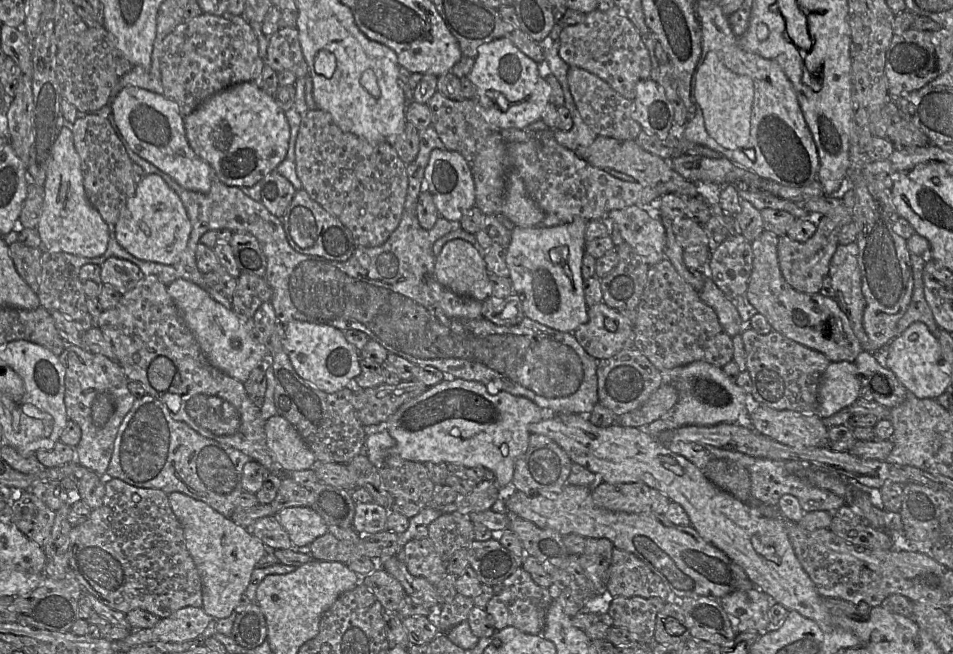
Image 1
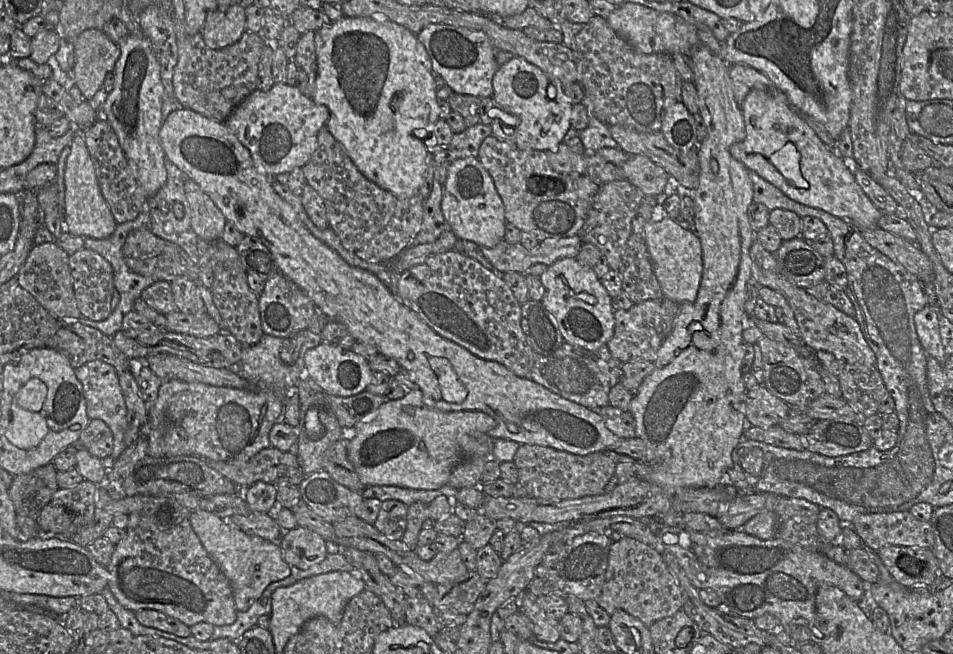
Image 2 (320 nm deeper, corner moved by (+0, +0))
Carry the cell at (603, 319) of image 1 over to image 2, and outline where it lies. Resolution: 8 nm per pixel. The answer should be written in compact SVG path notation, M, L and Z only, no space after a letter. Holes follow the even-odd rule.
M648 300L634 303L627 310L615 310L615 329L612 338L606 346L612 356L622 363L634 360L647 360L654 362L658 351L663 344L663 315L664 310L660 300Z

